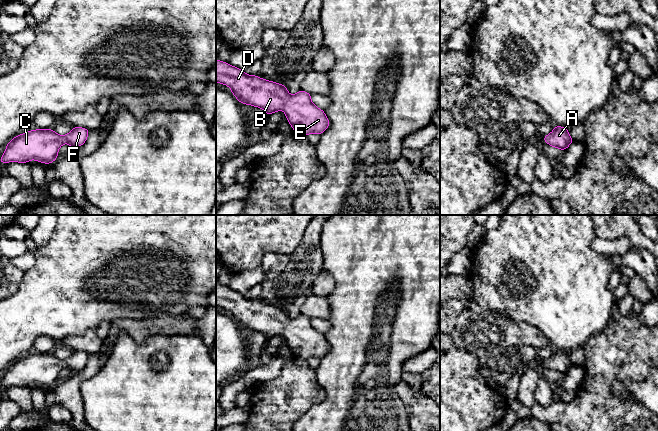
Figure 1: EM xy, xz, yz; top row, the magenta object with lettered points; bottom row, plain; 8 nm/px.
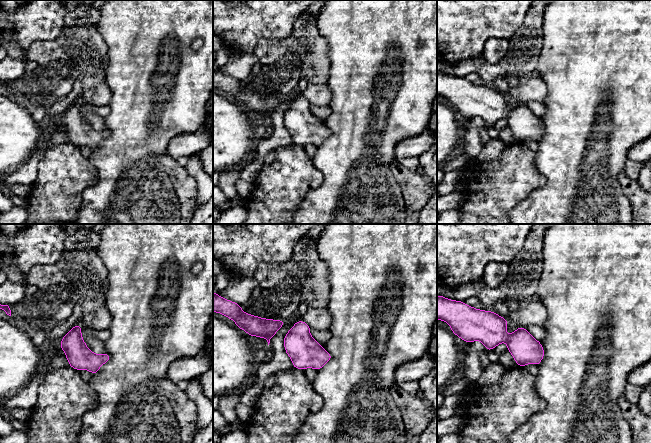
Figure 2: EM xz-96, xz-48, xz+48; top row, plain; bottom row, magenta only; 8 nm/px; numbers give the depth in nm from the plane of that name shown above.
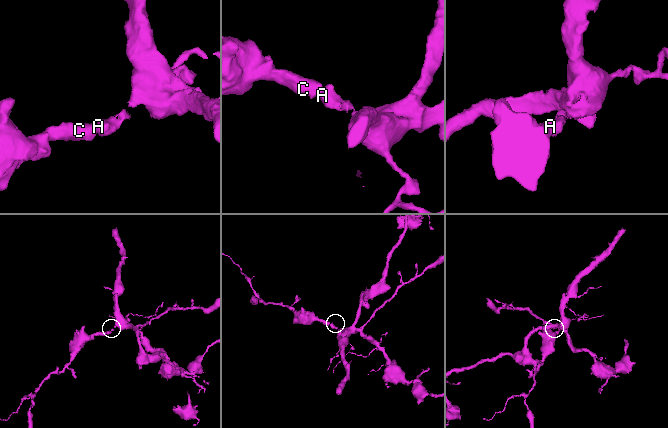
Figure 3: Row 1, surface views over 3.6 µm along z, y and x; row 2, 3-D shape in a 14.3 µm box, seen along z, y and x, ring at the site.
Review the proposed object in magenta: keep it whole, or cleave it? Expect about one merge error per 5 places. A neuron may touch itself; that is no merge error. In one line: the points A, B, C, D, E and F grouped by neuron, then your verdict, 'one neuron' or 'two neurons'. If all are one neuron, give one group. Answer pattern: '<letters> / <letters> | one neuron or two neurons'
A B C D E F | one neuron

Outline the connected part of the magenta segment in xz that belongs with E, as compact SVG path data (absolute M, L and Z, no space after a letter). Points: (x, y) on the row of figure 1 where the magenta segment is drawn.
M216 59L216 83L228 86L241 103L263 109L267 117L283 110L294 133L321 135L330 125L324 110L311 100L309 92L290 95L284 84L247 75L245 71Z

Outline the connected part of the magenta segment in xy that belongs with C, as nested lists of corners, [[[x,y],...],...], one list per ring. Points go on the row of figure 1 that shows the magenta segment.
[[[74,126],[66,135],[59,135],[52,128],[18,134],[6,145],[6,150],[0,157],[0,164],[28,163],[30,160],[51,164],[58,158],[59,148],[64,143],[71,148],[78,148],[85,144],[89,132],[87,128]]]

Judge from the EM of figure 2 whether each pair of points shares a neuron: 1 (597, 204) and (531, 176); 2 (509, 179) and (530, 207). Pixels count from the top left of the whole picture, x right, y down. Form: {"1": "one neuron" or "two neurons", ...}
{"1": "two neurons", "2": "two neurons"}

